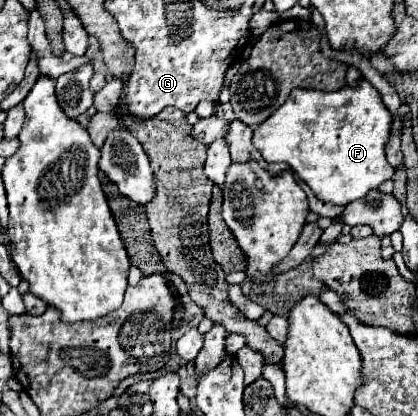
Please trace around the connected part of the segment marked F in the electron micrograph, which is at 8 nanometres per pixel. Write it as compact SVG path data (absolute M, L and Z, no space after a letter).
M361 80L357 88L347 86L339 92L317 92L317 90L291 90L283 106L279 106L263 124L253 132L253 146L261 152L265 162L287 162L299 178L315 192L321 202L349 204L365 198L365 194L395 174L395 168L385 158L385 142L391 132L391 112L385 108L379 92Z

